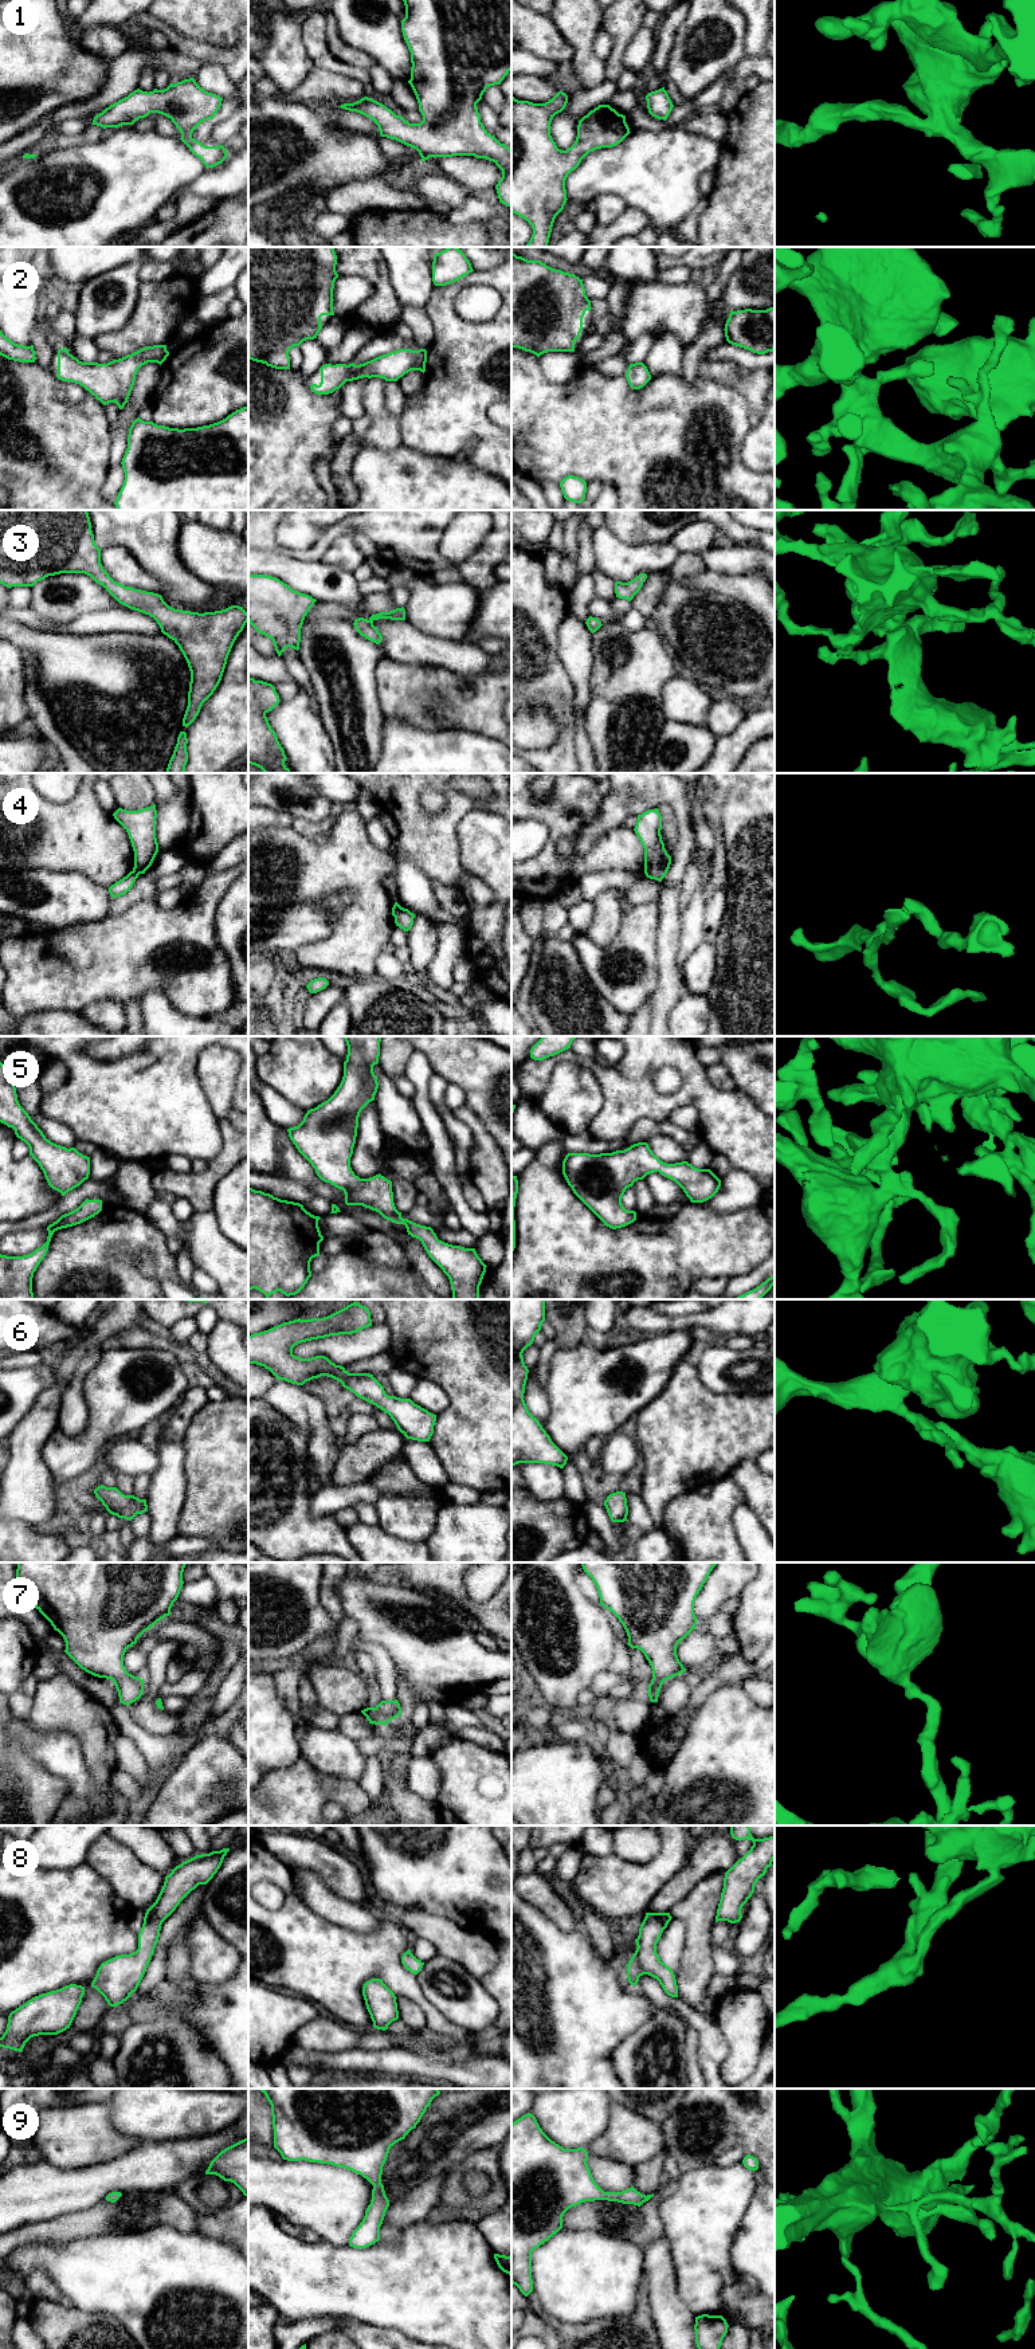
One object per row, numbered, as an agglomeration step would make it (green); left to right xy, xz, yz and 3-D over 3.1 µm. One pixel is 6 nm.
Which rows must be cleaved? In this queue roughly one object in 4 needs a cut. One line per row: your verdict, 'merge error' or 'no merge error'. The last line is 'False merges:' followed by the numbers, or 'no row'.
1: no merge error
2: no merge error
3: no merge error
4: merge error
5: no merge error
6: no merge error
7: no merge error
8: no merge error
9: no merge error
False merges: 4

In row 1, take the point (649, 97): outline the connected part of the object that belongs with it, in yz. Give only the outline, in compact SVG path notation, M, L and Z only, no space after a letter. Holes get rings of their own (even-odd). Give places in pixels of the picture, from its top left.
M664 87L648 93L646 95L646 101L647 101L648 113L652 117L655 117L658 119L663 119L663 121L667 119L667 117L670 115L670 113L674 107Z

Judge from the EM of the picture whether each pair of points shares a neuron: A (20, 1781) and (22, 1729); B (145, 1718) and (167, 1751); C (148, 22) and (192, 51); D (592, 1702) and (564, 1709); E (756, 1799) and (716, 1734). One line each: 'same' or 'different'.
A: different
B: different
C: same
D: different
E: same

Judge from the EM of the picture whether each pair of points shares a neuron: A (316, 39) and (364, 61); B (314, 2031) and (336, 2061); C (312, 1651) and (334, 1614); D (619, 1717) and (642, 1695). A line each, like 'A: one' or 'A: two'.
A: two
B: two
C: one
D: one

